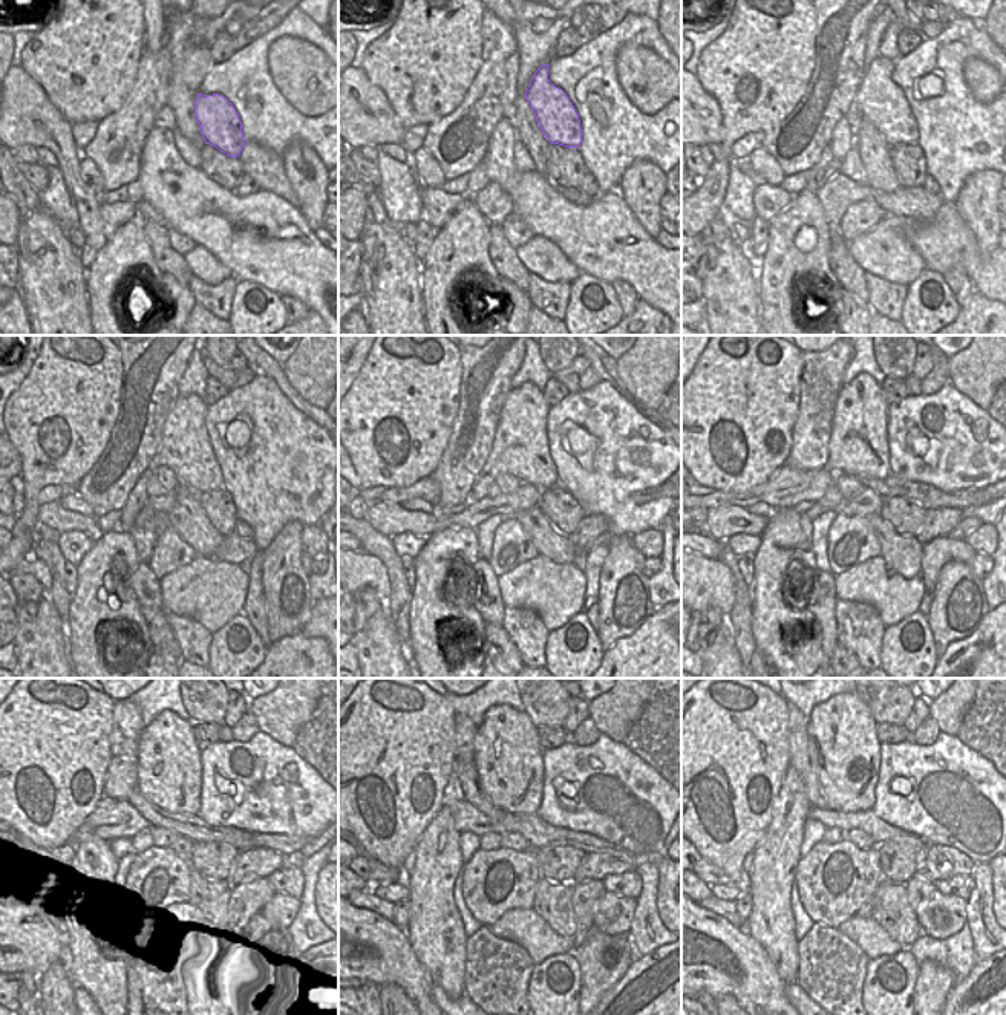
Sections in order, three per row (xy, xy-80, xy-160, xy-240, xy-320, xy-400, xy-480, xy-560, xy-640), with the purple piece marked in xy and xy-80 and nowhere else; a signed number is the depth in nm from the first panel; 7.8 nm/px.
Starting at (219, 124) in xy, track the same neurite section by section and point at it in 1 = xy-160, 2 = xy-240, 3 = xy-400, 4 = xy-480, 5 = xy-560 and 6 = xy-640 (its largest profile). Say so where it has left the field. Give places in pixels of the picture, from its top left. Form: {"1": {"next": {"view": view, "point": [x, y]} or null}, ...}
{"1": {"next": {"view": "xy-160", "point": [879, 100]}}, "2": {"next": {"view": "xy-240", "point": [186, 449]}}, "3": {"next": {"view": "xy-400", "point": [859, 421]}}, "4": {"next": {"view": "xy-480", "point": [169, 760]}}, "5": {"next": {"view": "xy-560", "point": [509, 761]}}, "6": {"next": {"view": "xy-640", "point": [842, 732]}}}

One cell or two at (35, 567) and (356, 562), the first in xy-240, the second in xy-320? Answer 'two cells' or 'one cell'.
one cell

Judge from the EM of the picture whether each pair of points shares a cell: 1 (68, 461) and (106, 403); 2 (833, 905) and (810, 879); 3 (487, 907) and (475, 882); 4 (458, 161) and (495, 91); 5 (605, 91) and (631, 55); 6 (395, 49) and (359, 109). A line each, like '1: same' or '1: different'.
1: same
2: same
3: same
4: same
5: different
6: different

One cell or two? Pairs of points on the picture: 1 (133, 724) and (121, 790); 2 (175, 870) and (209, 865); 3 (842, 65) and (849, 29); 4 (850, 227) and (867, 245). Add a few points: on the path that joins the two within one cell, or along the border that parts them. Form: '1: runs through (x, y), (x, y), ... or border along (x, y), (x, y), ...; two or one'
1: runs through (124, 741), (123, 773); one
2: border along (189, 858), (193, 867); two
3: runs through (842, 55), (842, 39); one
4: border along (885, 213), (873, 227), (858, 234), (849, 244); two

